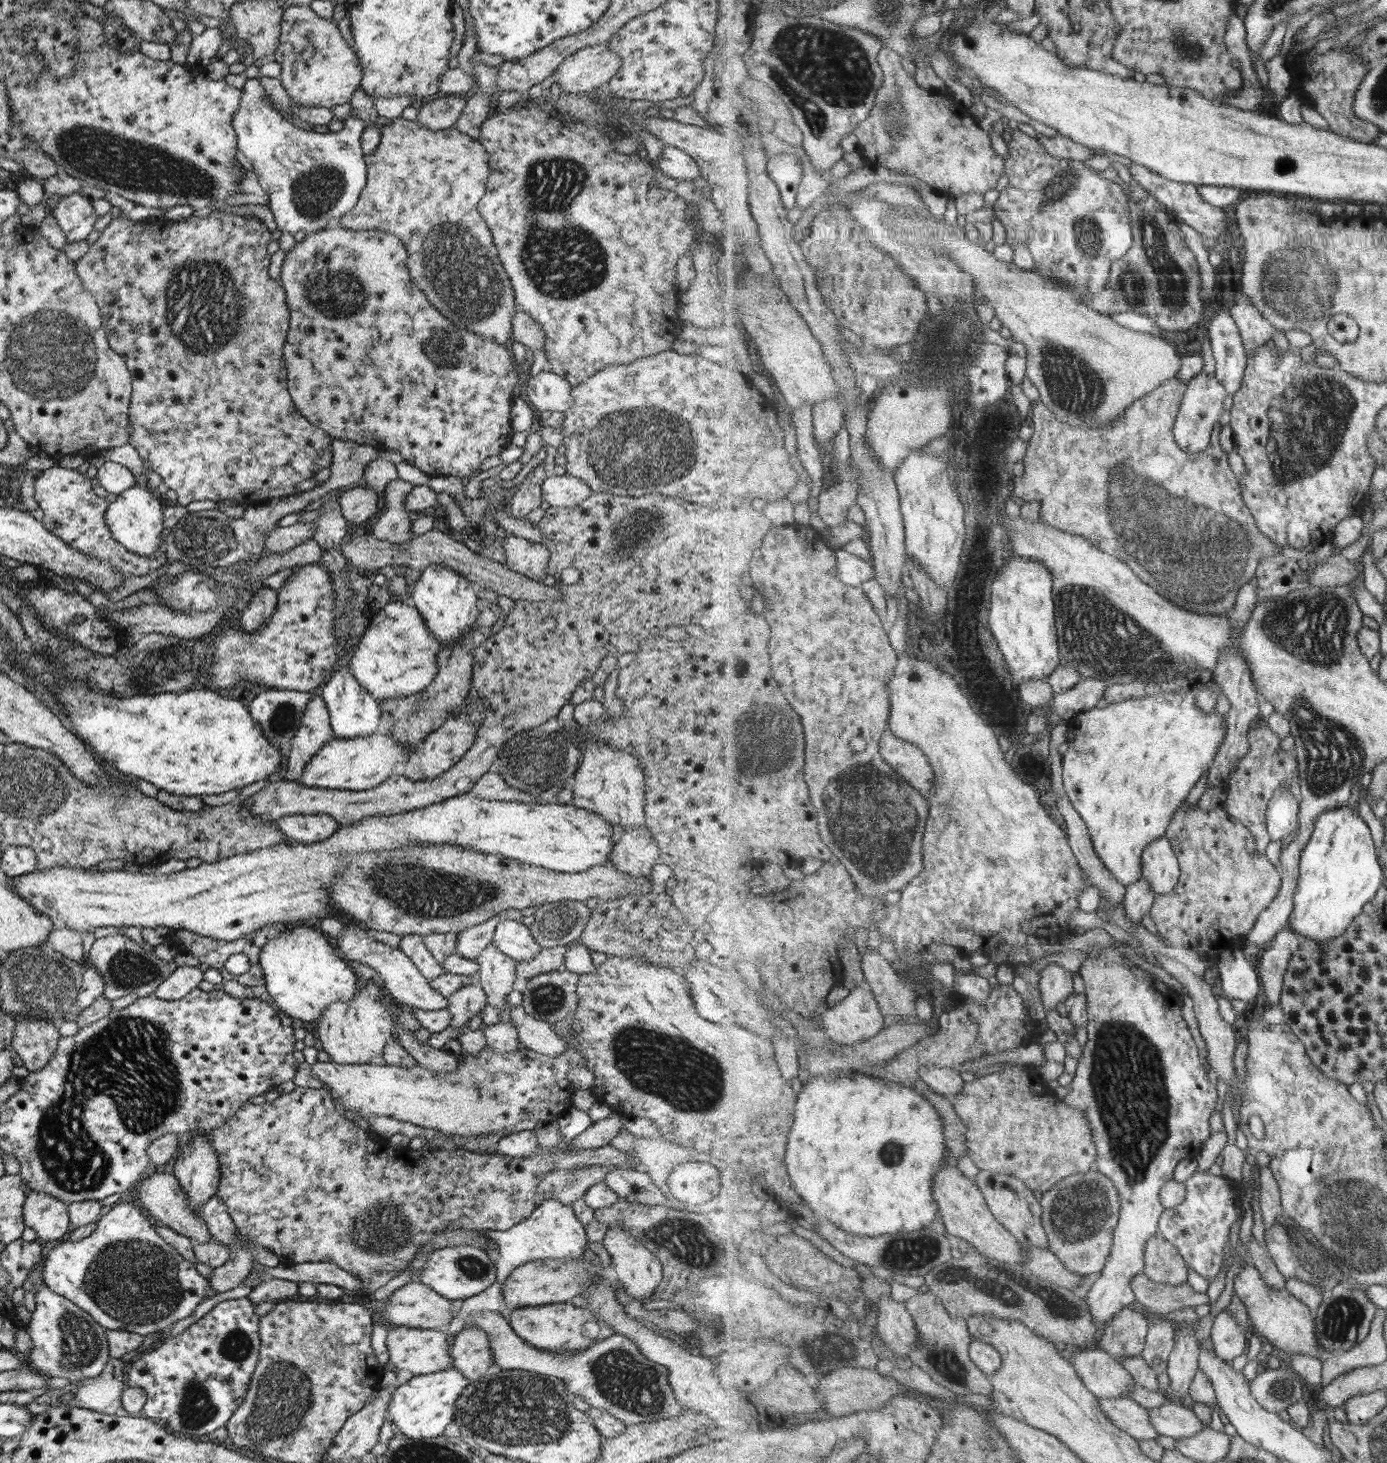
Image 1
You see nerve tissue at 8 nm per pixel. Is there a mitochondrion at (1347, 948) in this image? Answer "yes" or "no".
no

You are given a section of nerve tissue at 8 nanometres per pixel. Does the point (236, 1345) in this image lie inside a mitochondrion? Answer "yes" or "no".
yes

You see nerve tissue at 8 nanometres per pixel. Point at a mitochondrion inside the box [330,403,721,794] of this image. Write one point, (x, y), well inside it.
(643, 525)

